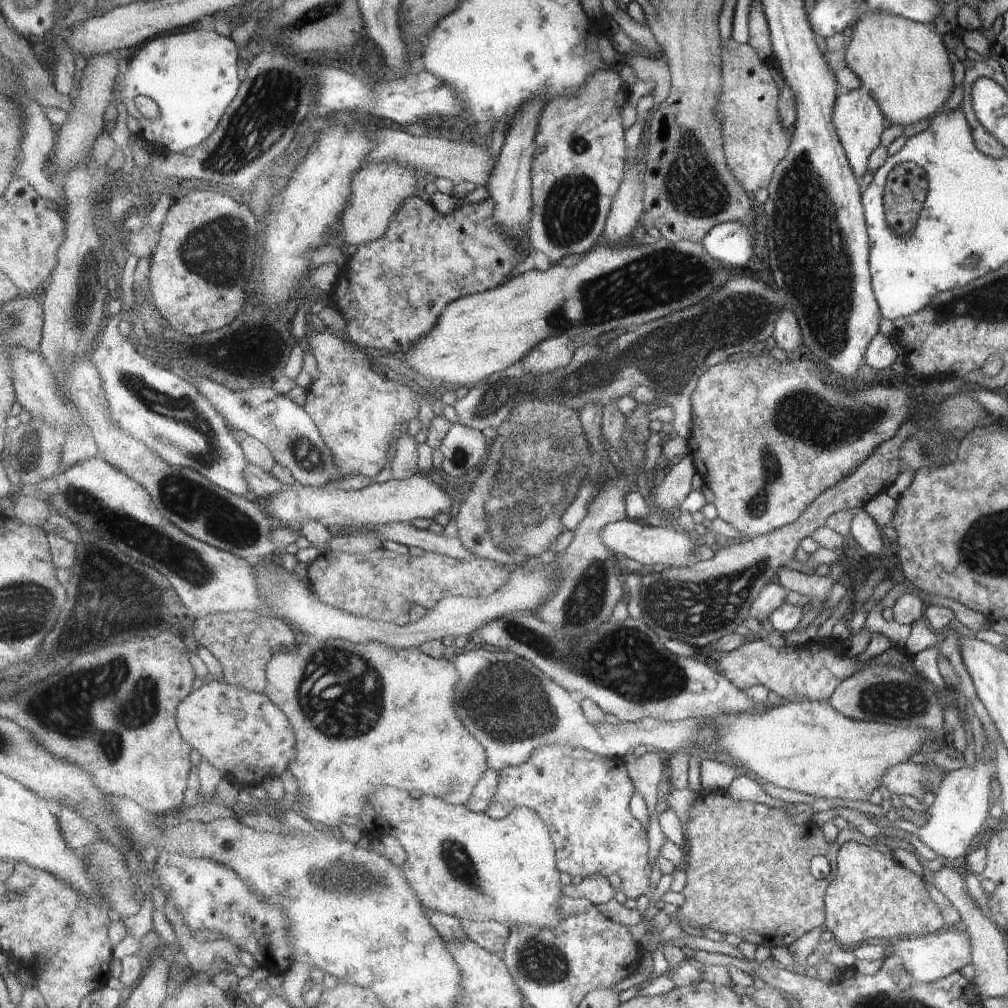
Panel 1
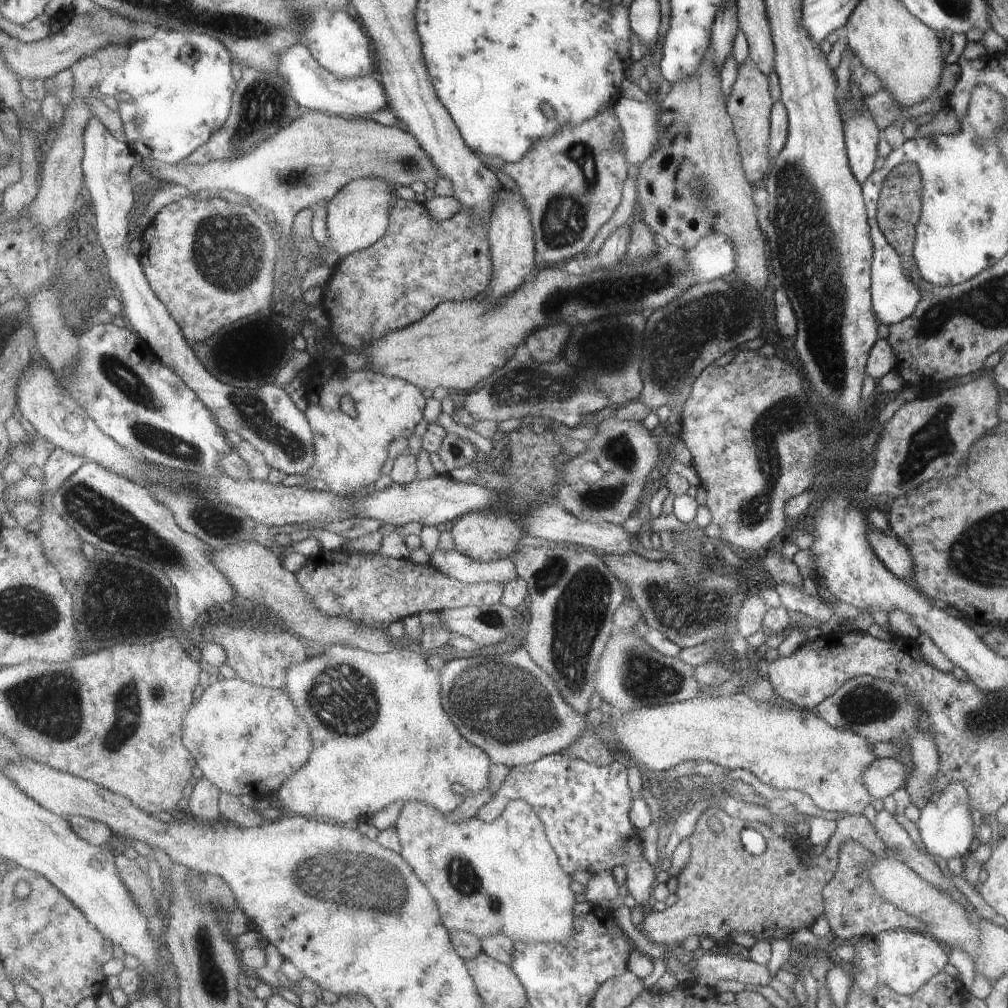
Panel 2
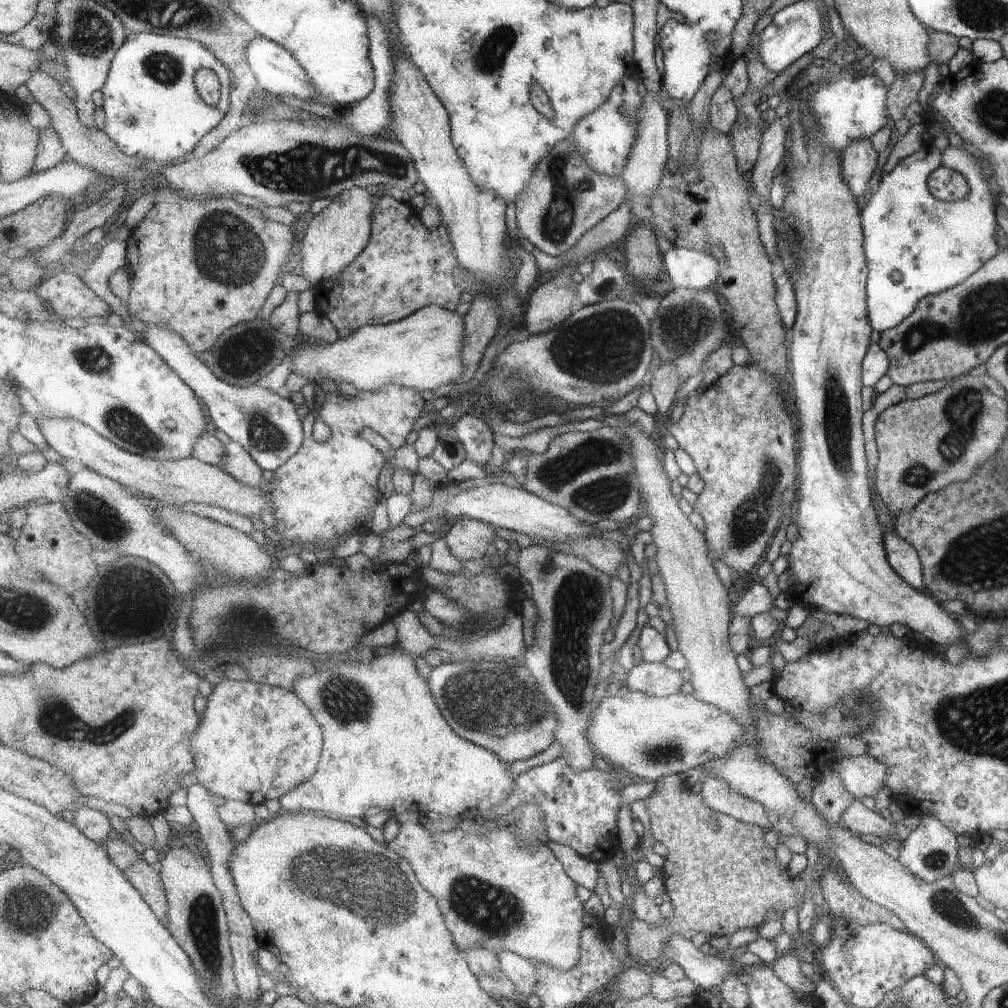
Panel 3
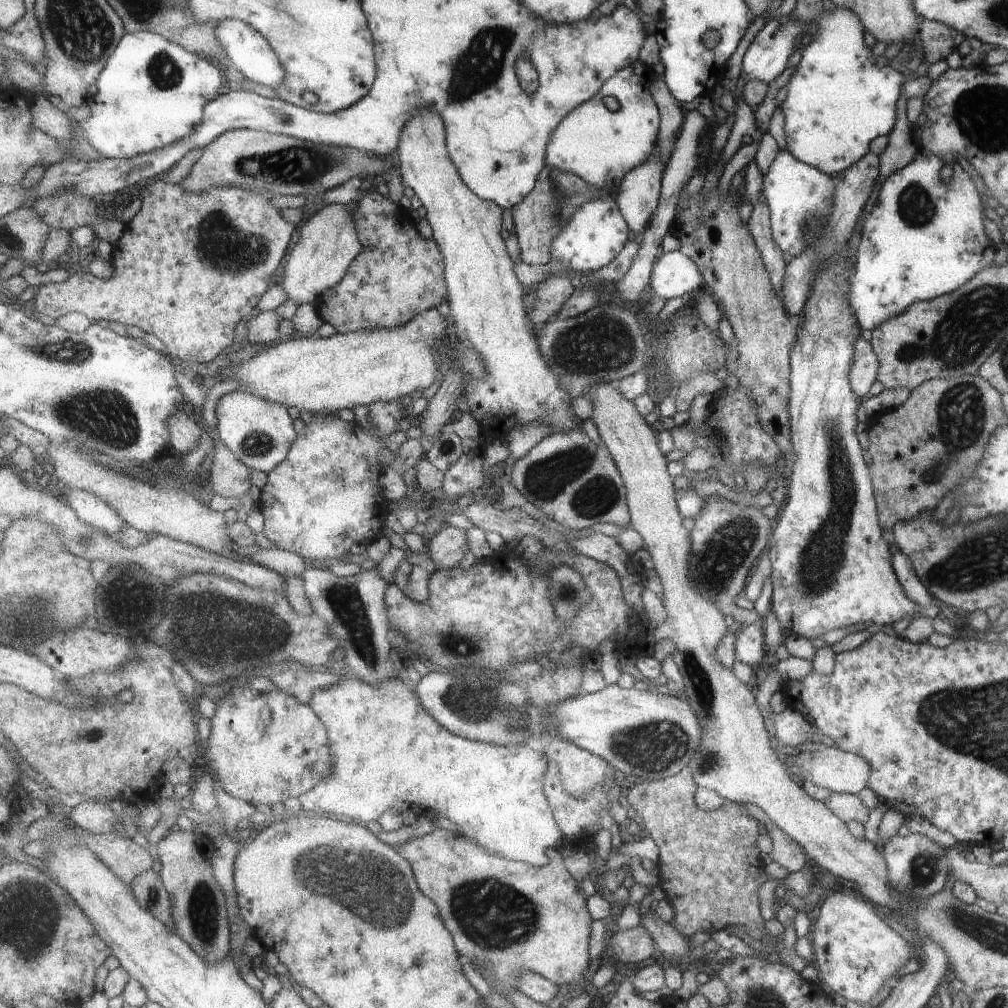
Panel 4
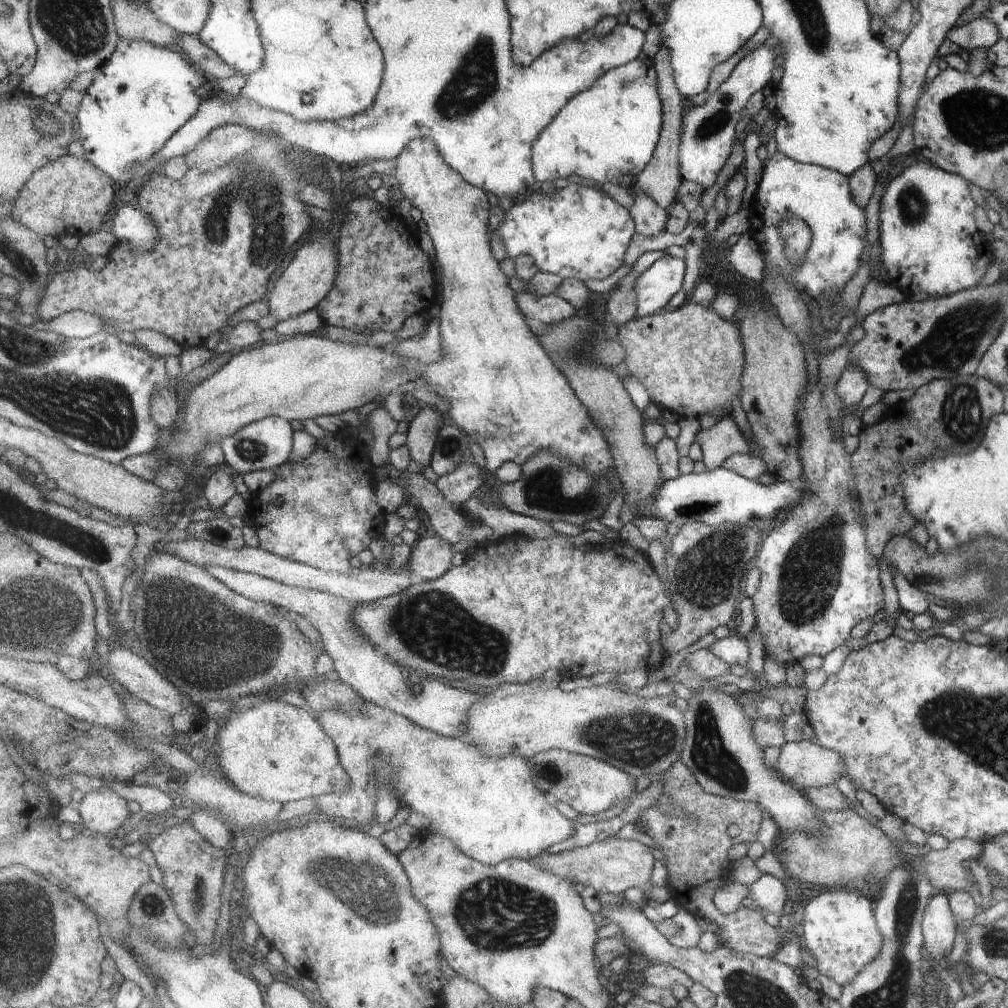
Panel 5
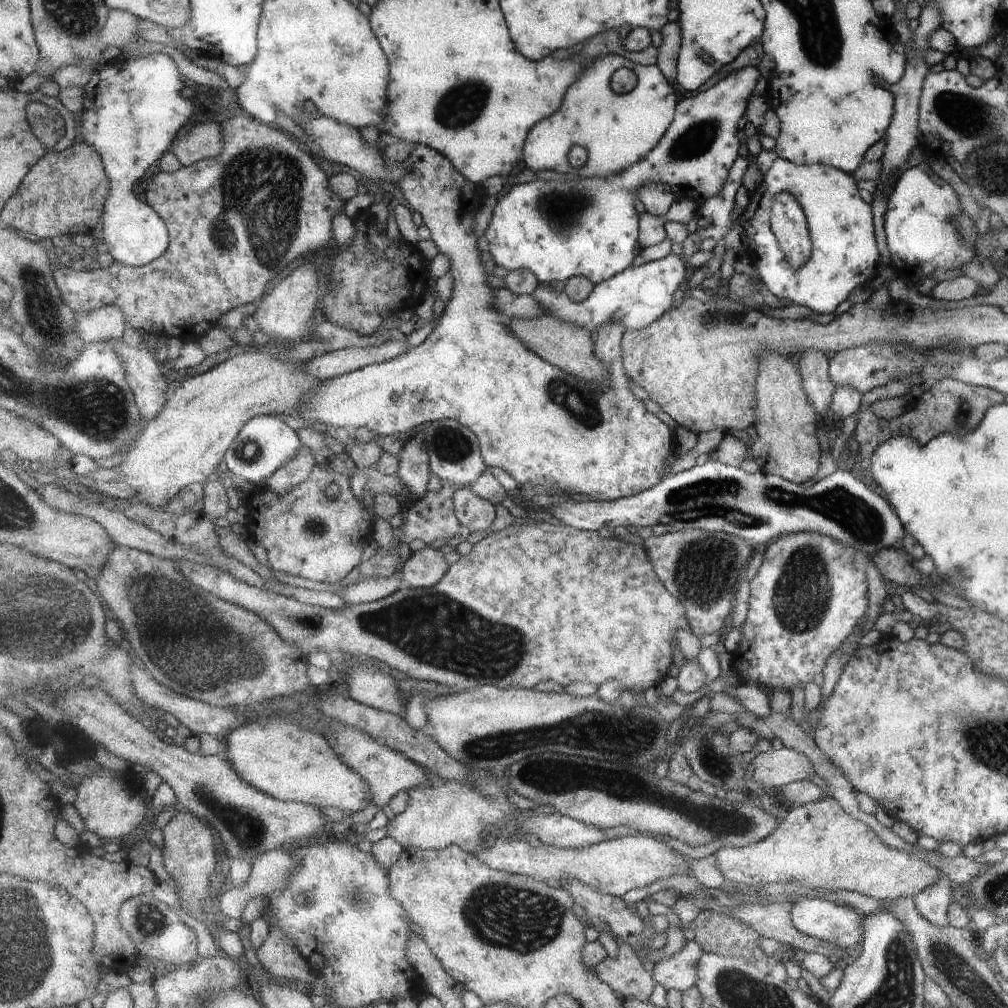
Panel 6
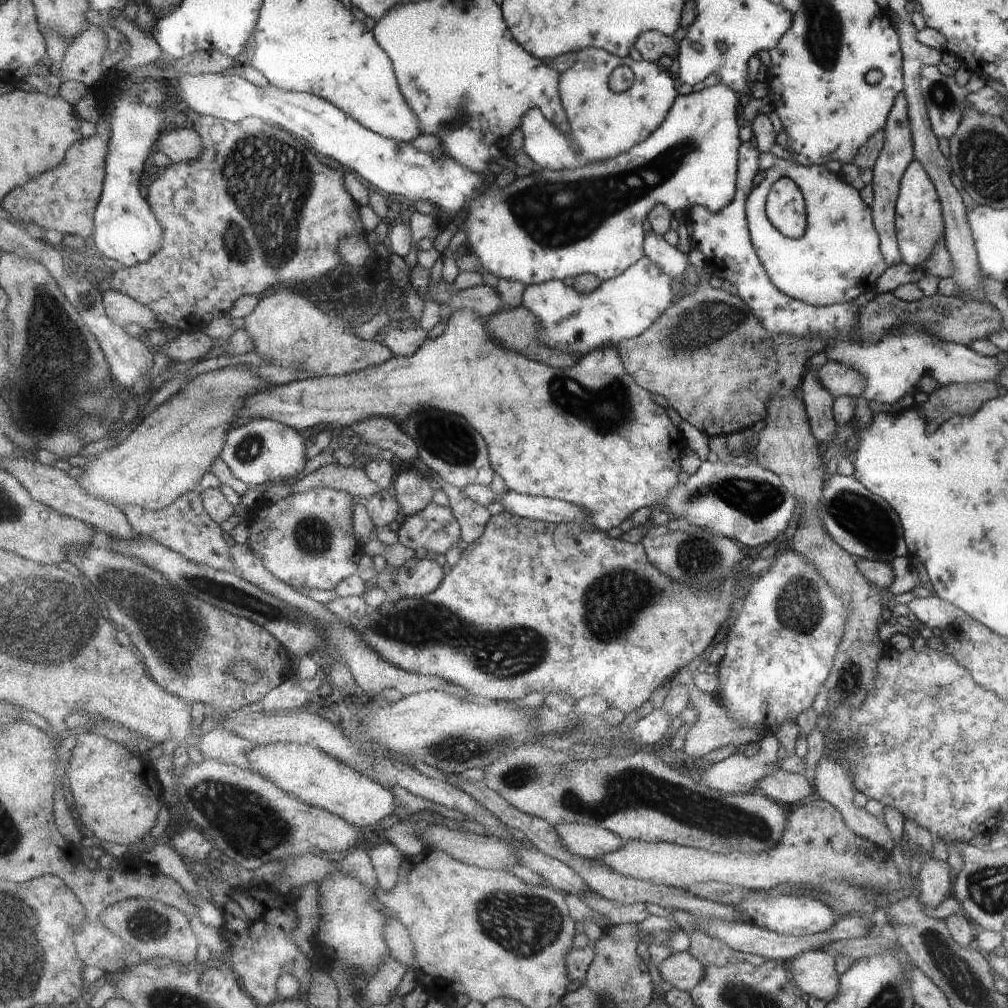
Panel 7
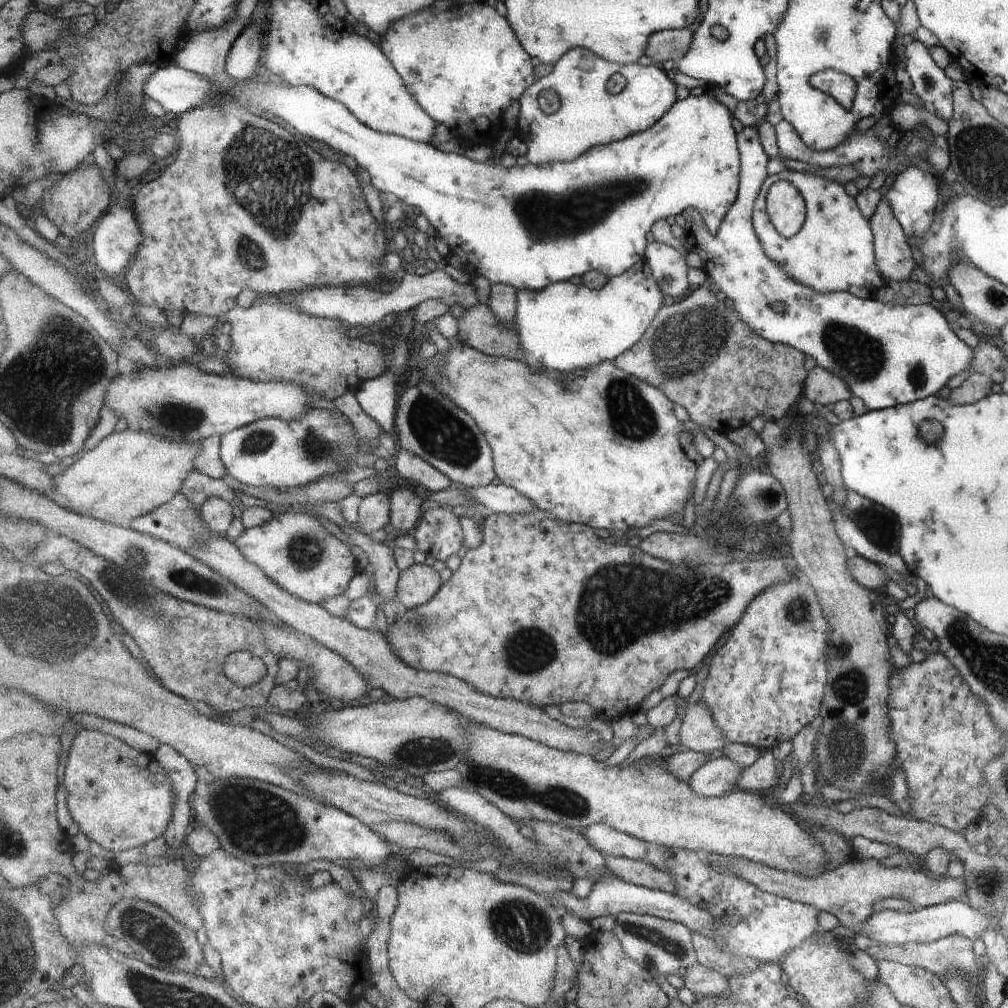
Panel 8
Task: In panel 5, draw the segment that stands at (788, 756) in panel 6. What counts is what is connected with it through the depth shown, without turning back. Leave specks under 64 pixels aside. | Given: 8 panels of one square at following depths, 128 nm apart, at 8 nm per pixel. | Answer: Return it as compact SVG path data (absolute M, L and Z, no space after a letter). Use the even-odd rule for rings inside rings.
M792 741L779 748L779 756L771 766L783 782L789 782L796 788L819 788L833 785L845 773L841 758L832 750L821 748L809 741Z

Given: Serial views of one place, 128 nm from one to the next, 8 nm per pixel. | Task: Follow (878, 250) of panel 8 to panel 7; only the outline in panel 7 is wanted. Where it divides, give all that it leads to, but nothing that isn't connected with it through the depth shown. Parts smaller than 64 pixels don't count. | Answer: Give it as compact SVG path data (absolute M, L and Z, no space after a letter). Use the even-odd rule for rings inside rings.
M900 91L893 101L890 111L887 113L885 124L883 125L883 144L878 157L872 166L872 186L873 198L870 204L870 214L873 228L877 232L878 246L881 256L887 267L901 262L897 243L895 242L895 231L893 228L893 216L895 200L898 194L898 184L907 165L914 159L912 154L911 136L909 132L909 122L907 122L907 102L905 96Z

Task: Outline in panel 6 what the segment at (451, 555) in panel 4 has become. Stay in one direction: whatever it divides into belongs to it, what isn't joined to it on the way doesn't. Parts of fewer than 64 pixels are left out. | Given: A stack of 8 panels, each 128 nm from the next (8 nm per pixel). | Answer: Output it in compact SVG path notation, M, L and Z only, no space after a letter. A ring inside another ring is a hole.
M438 545L425 546L413 552L399 575L410 588L429 588L439 584L448 573L449 564L438 550Z

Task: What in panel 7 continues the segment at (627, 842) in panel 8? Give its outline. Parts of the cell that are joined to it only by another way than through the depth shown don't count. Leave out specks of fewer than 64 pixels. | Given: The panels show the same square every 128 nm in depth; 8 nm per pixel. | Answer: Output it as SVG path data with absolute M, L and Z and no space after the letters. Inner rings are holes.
M561 822L555 826L561 844L569 852L585 858L599 858L609 852L621 850L627 839L597 824L581 824L581 822Z

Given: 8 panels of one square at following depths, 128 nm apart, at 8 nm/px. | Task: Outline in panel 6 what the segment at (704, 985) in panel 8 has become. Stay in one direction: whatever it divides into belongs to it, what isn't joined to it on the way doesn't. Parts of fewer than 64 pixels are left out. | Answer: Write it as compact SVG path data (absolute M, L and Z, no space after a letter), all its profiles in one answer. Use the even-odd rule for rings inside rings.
M694 938L683 952L671 955L658 962L652 972L656 984L667 990L677 989L685 992L697 984L697 960L702 955L701 944Z

